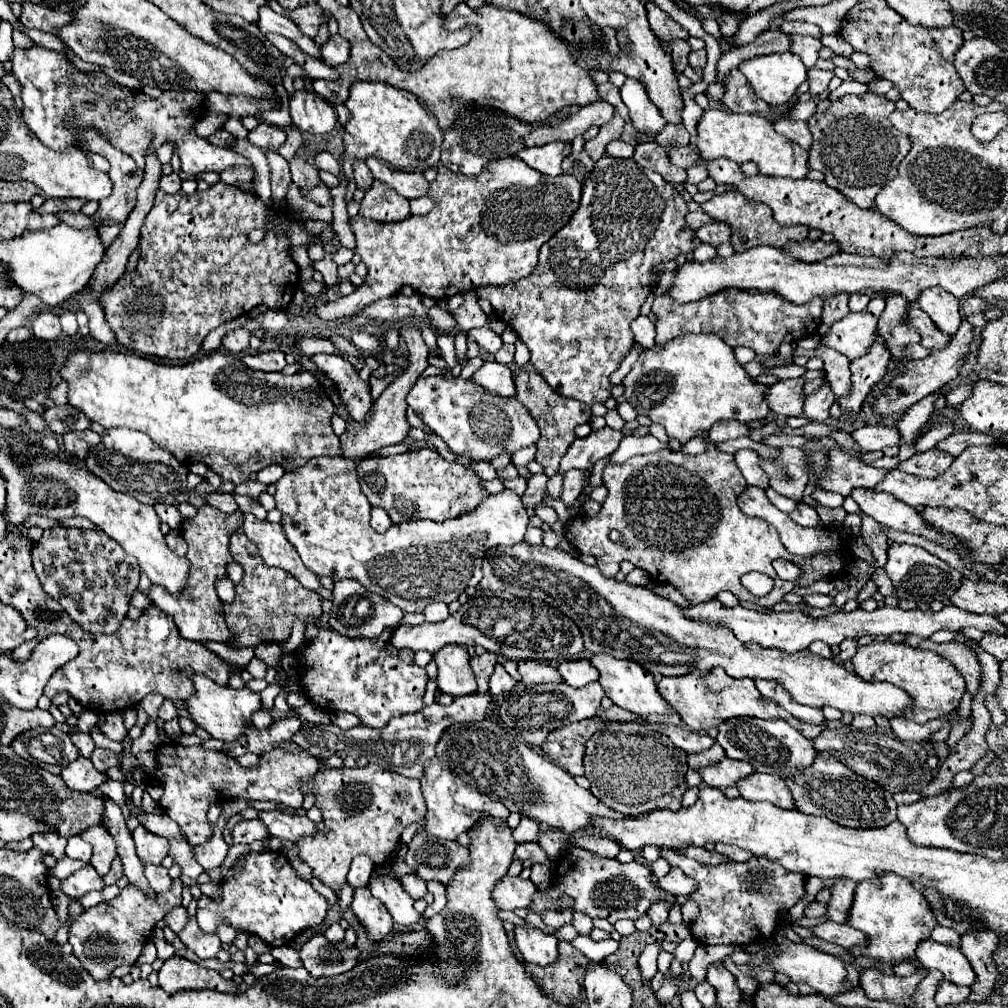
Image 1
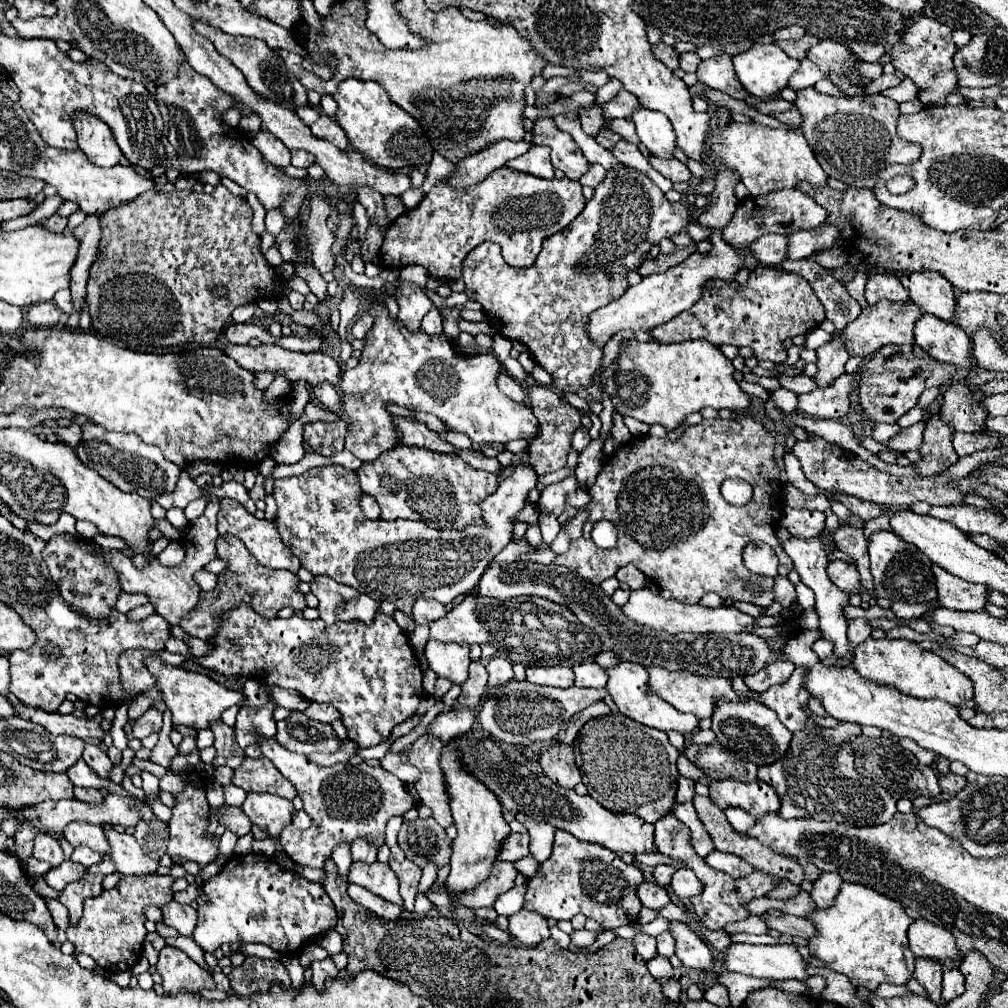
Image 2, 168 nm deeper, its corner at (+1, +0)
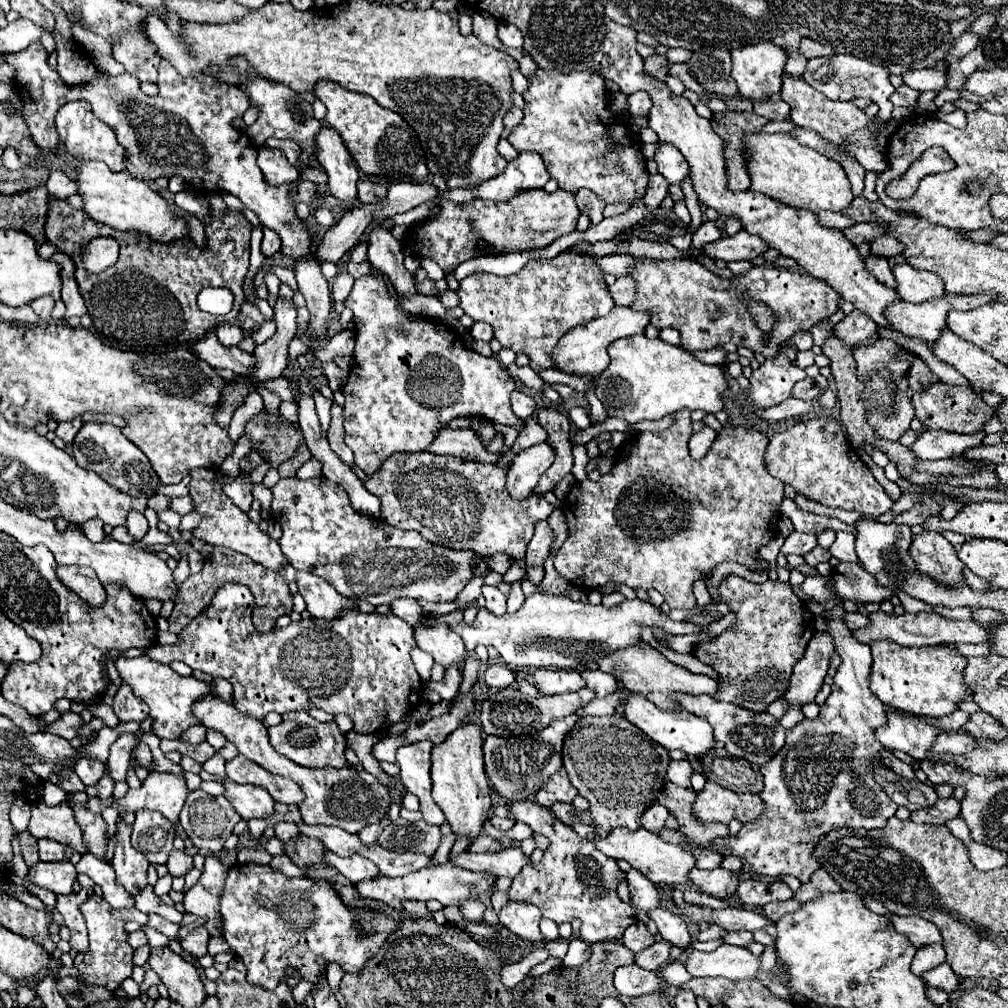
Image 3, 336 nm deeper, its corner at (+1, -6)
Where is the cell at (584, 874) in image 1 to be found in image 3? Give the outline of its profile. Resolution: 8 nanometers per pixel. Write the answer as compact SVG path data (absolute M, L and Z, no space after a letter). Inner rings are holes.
M531 800L513 802L509 808L517 822L529 824L533 832L547 836L551 842L537 866L525 866L515 876L509 888L509 898L515 902L535 904L545 918L557 924L579 918L583 922L581 938L585 942L593 944L603 940L621 940L625 928L635 922L635 916L633 908L629 904L623 904L617 896L619 882L615 880L625 880L625 872L617 866L617 862L599 852L591 840L579 840L579 836L575 836L573 828L567 828L567 824L553 820L547 808ZM595 880L601 882L595 886Z

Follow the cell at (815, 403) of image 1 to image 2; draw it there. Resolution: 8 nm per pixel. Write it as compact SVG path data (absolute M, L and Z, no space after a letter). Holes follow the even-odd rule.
M837 332L827 344L823 344L817 350L817 366L819 372L815 374L817 386L829 386L837 376L841 376L845 372L845 362L849 360L847 348L845 348L845 338L843 332Z

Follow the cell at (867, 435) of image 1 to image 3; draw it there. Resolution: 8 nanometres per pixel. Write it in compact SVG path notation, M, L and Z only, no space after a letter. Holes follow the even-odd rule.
M925 430L911 444L911 450L921 460L943 460L943 458L951 458L953 454L961 454L967 448L979 446L983 442L985 434L987 434L985 430L979 430L975 434L969 434L969 436L953 434L953 432Z

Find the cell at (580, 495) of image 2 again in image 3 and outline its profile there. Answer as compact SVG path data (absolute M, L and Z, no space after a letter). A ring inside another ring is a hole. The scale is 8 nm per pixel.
M413 452L393 454L387 458L373 476L367 476L363 486L381 500L381 518L395 528L415 530L433 544L443 544L457 550L475 550L483 558L495 552L507 552L519 560L525 556L525 548L533 536L535 524L549 518L555 506L537 494L523 502L511 500L505 490L505 476L507 468L497 468L495 464L467 462L455 456L437 456L431 452Z

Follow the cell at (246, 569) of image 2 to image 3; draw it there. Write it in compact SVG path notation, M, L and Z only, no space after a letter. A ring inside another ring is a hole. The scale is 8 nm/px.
M215 548L211 554L211 560L205 562L203 570L199 574L189 576L185 582L179 584L179 600L175 600L175 608L173 614L169 616L169 630L172 633L179 634L185 626L187 626L193 618L197 618L211 602L211 598L215 596L217 588L223 586L225 582L239 582L245 584L253 596L255 596L255 612L253 612L253 624L255 628L259 628L261 632L267 632L275 626L275 620L283 614L291 614L293 612L293 596L289 592L289 584L285 582L285 578L279 572L269 572L267 568L263 568L261 564L255 564L251 558L229 550L229 548Z

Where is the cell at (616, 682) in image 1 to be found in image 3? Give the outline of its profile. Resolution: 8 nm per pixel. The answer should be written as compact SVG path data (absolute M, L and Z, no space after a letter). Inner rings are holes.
M637 692L627 694L625 718L631 724L635 724L639 730L643 730L651 740L665 746L667 750L679 748L689 756L703 756L715 742L713 740L713 728L707 720L703 720L695 714L689 714L689 712L663 712L663 710L655 708L655 704L651 704L643 694L637 694Z

